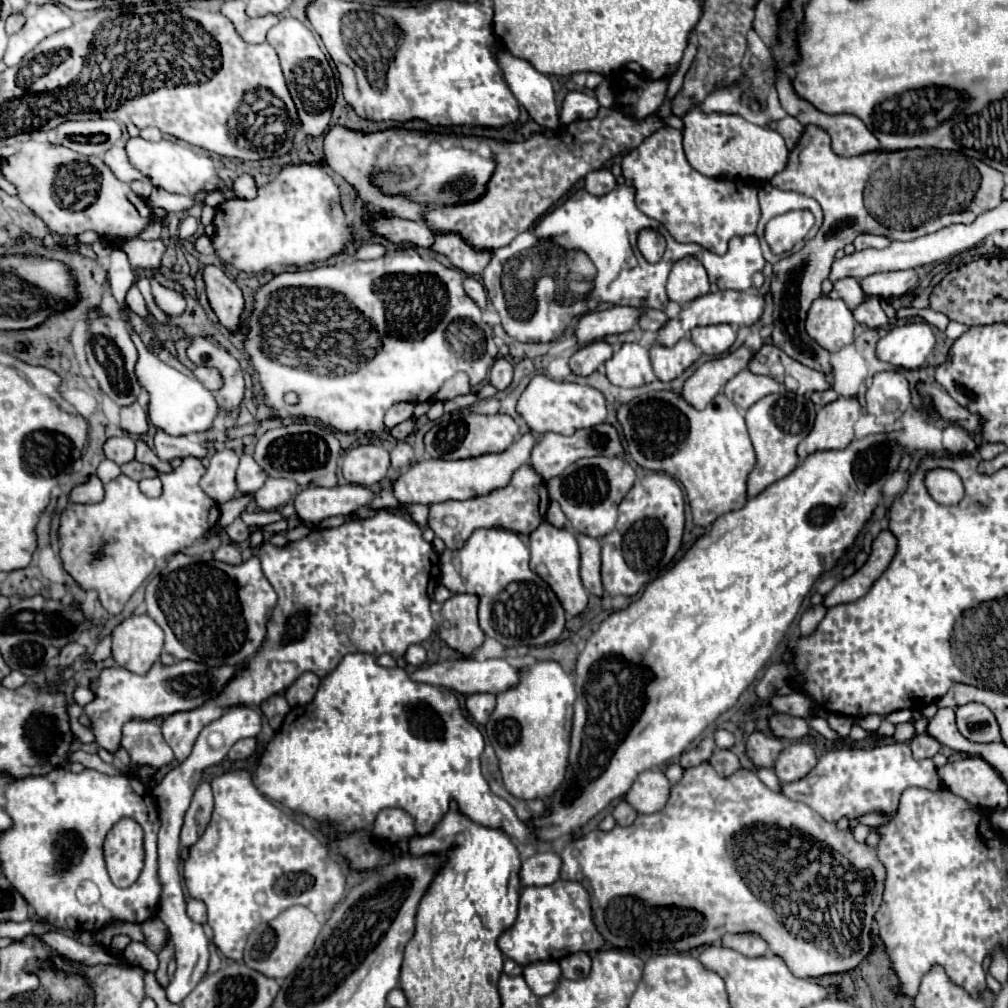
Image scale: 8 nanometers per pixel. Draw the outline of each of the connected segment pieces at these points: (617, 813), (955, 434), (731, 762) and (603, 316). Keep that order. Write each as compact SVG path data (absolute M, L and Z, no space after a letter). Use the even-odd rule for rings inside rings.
M620 801L618 805L616 805L616 809L614 809L614 819L616 819L616 823L620 825L620 827L628 827L628 825L632 825L632 821L636 819L636 811L626 803L626 801Z
M950 425L944 429L944 449L948 453L972 453L976 449L976 443L974 439L964 431L960 429L958 425Z
M716 749L710 757L710 765L716 769L716 773L720 773L720 777L730 777L732 773L740 771L738 757L728 749Z
M612 307L606 311L590 311L578 319L574 337L580 345L588 345L592 341L604 339L606 335L626 333L636 325L640 313L642 311L634 307Z

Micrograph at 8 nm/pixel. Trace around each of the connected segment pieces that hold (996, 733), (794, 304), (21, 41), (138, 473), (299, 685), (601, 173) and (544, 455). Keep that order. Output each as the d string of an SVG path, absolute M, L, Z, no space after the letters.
M968 703L956 709L958 731L974 743L1000 741L1000 729L994 713L982 703Z
M808 125L804 127L804 133L796 147L790 153L788 165L782 173L770 179L770 183L778 189L784 191L796 191L804 193L812 199L816 199L824 211L824 223L818 229L816 237L812 237L804 247L782 261L774 265L774 277L770 283L770 293L774 301L774 331L772 331L772 343L788 353L788 357L800 361L802 365L808 365L810 369L816 369L828 377L828 383L834 385L834 373L832 373L832 363L830 363L830 353L822 349L816 341L812 341L804 329L806 313L812 305L814 299L822 297L822 281L830 275L830 267L834 263L834 255L838 249L844 249L848 243L852 243L858 235L862 233L876 233L884 235L894 241L908 241L914 239L914 231L896 231L896 229L886 229L884 225L876 223L874 217L868 215L862 195L864 195L864 185L868 177L882 167L886 161L890 161L890 153L884 151L870 151L864 155L856 157L840 157L832 151L830 147L830 135L826 129Z
M48 3L40 7L38 13L32 15L16 35L12 35L6 55L14 55L14 59L22 59L30 49L34 49L48 35L48 31L64 29L70 23L72 23L70 17L58 5Z
M128 461L128 463L124 463L120 469L122 469L124 475L132 477L134 481L140 481L140 479L144 479L144 477L156 477L156 475L158 475L158 471L156 471L154 467L142 465L142 463L138 463L138 461Z
M304 673L300 675L288 689L286 689L286 701L290 703L290 707L296 705L308 705L312 701L312 697L316 695L320 679L314 673Z
M594 169L584 177L584 189L590 195L604 195L616 187L616 179L610 173L610 169Z
M602 423L592 429L580 429L570 437L560 435L560 433L544 433L532 449L530 463L542 475L544 481L550 481L552 477L558 477L568 465L572 465L574 461L578 461L582 457L594 457L594 455L614 457L614 455L622 455L622 453L624 453L624 449L622 449L622 443L620 443L616 429L608 423Z

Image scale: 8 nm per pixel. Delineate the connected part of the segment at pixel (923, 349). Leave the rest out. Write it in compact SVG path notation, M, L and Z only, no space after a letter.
M928 323L896 325L876 345L876 359L898 369L918 369L924 365L936 345Z

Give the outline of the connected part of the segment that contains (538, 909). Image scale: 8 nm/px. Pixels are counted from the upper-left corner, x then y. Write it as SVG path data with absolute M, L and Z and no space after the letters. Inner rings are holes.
M564 879L544 887L524 887L516 923L498 939L500 951L522 967L536 961L560 961L578 951L600 951L602 945L604 939L592 921L588 891L578 881Z

